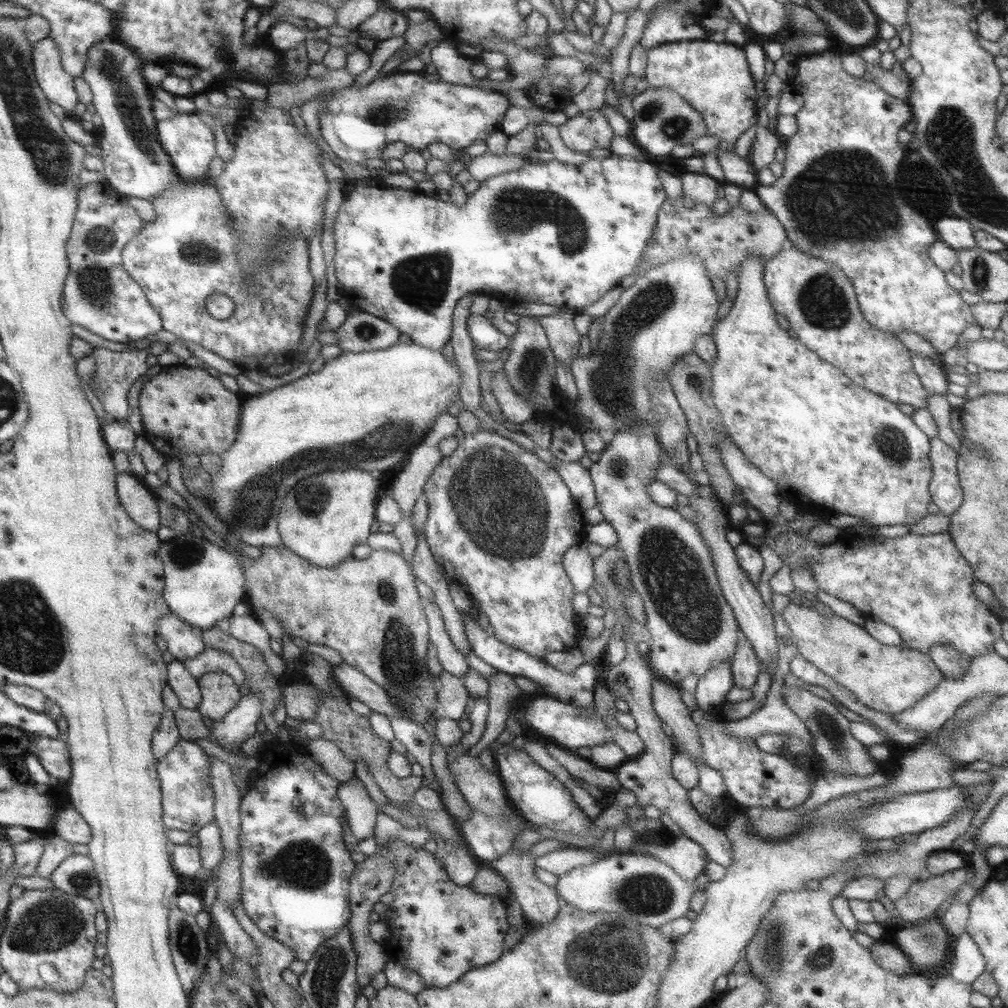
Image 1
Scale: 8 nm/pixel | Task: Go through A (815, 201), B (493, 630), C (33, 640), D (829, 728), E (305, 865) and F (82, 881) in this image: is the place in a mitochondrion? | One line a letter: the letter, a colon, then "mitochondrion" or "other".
A: mitochondrion
B: other
C: mitochondrion
D: mitochondrion
E: mitochondrion
F: mitochondrion

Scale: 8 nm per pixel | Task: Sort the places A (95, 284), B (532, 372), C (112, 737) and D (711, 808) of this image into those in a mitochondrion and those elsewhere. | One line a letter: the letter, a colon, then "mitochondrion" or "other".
A: mitochondrion
B: mitochondrion
C: other
D: mitochondrion

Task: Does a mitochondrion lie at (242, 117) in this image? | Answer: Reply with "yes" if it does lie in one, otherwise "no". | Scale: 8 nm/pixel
no

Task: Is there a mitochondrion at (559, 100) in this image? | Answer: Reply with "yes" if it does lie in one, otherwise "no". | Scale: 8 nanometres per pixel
no

